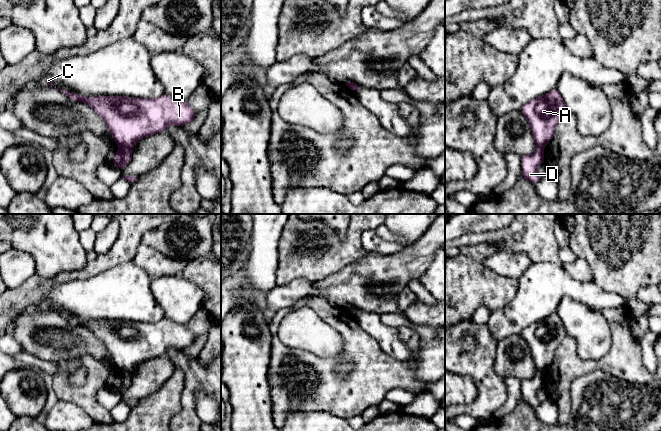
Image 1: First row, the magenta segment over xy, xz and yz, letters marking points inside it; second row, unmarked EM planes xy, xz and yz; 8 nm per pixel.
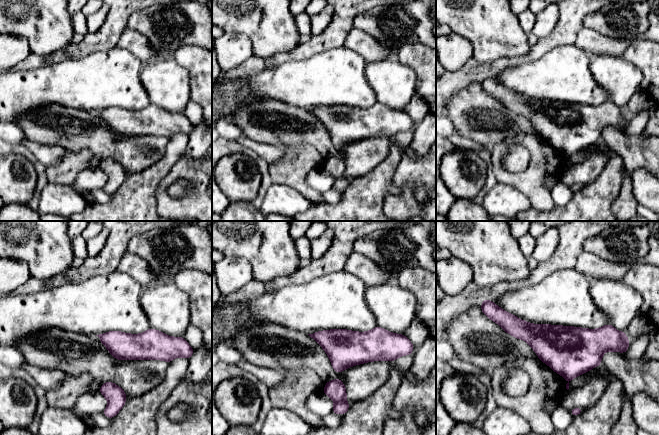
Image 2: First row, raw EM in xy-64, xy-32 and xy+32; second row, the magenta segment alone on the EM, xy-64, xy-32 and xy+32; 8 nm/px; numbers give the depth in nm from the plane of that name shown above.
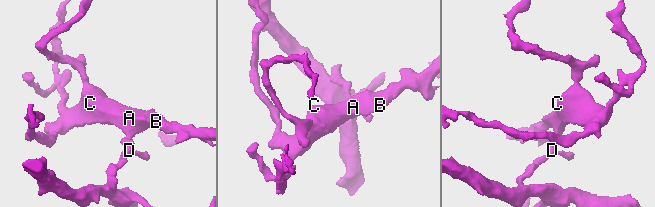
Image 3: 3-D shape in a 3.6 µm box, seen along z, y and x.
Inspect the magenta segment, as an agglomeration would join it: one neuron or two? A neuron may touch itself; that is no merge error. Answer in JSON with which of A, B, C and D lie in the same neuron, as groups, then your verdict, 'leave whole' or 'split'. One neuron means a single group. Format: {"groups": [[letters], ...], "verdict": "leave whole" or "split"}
{"groups": [["A", "B", "C"], ["D"]], "verdict": "split"}

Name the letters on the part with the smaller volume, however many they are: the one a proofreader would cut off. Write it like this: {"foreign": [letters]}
{"foreign": ["A", "B", "C"]}

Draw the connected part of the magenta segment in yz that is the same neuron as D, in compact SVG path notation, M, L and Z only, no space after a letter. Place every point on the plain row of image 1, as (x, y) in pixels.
M536 371L532 379L523 379L522 381L522 399L528 405L536 408L540 404L537 392L543 387L543 372Z

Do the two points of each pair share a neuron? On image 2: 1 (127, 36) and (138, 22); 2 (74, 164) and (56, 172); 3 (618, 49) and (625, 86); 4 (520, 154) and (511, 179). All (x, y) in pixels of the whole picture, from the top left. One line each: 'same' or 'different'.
1: different
2: same
3: different
4: different

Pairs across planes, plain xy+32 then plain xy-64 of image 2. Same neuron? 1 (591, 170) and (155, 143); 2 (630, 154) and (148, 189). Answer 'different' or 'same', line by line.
1: same
2: different

